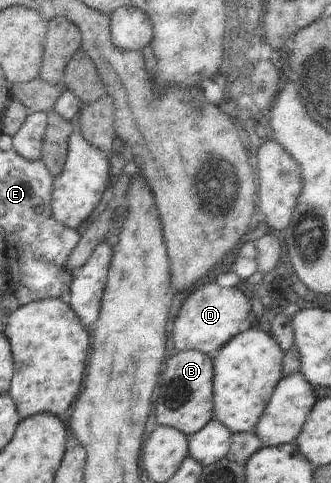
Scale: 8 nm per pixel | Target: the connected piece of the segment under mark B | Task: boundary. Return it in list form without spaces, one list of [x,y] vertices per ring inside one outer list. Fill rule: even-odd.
[[[183,350],[167,361],[159,377],[157,425],[169,426],[191,437],[214,417],[213,413],[213,356],[199,350]]]

